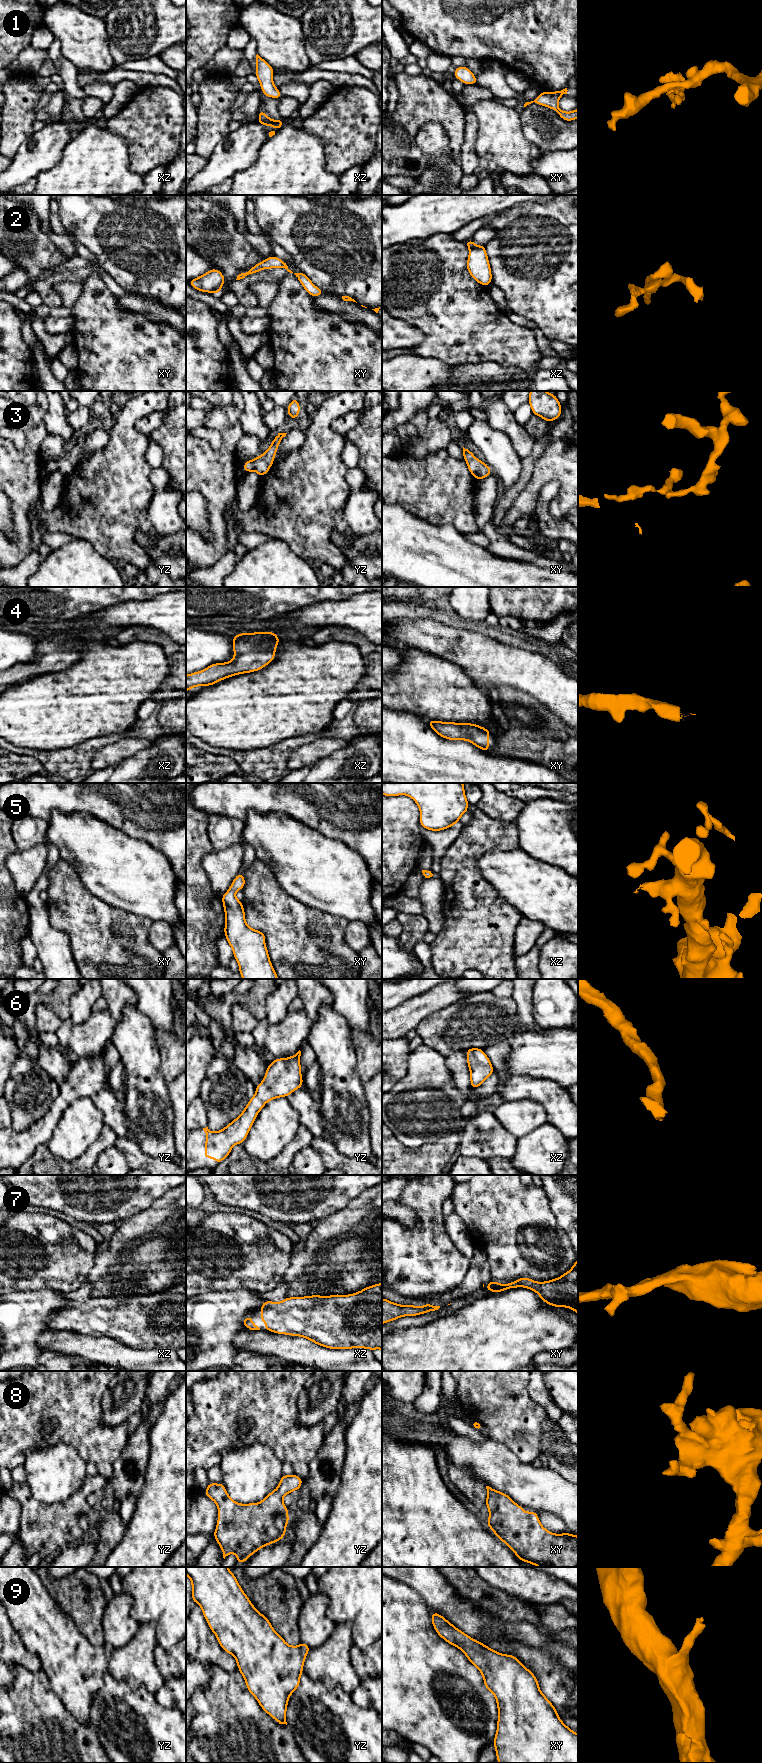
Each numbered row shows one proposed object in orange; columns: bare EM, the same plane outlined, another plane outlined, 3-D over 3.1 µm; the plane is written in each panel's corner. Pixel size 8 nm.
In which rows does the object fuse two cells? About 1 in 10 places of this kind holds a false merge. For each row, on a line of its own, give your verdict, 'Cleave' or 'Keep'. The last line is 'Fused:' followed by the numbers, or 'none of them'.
1: Keep
2: Keep
3: Keep
4: Keep
5: Keep
6: Keep
7: Keep
8: Keep
9: Keep
Fused: none of them

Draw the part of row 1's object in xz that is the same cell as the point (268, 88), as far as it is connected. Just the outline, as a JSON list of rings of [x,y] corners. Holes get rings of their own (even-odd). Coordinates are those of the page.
[[[258,54],[256,55],[256,72],[255,75],[258,78],[259,84],[263,94],[267,97],[280,98],[283,95],[280,93],[273,83],[273,69],[264,59]]]

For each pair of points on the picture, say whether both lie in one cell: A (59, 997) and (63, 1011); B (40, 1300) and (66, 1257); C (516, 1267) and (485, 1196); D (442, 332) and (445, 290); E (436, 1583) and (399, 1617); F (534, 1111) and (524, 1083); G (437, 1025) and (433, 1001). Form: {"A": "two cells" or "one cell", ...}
{"A": "one cell", "B": "two cells", "C": "one cell", "D": "one cell", "E": "two cells", "F": "two cells", "G": "two cells"}

